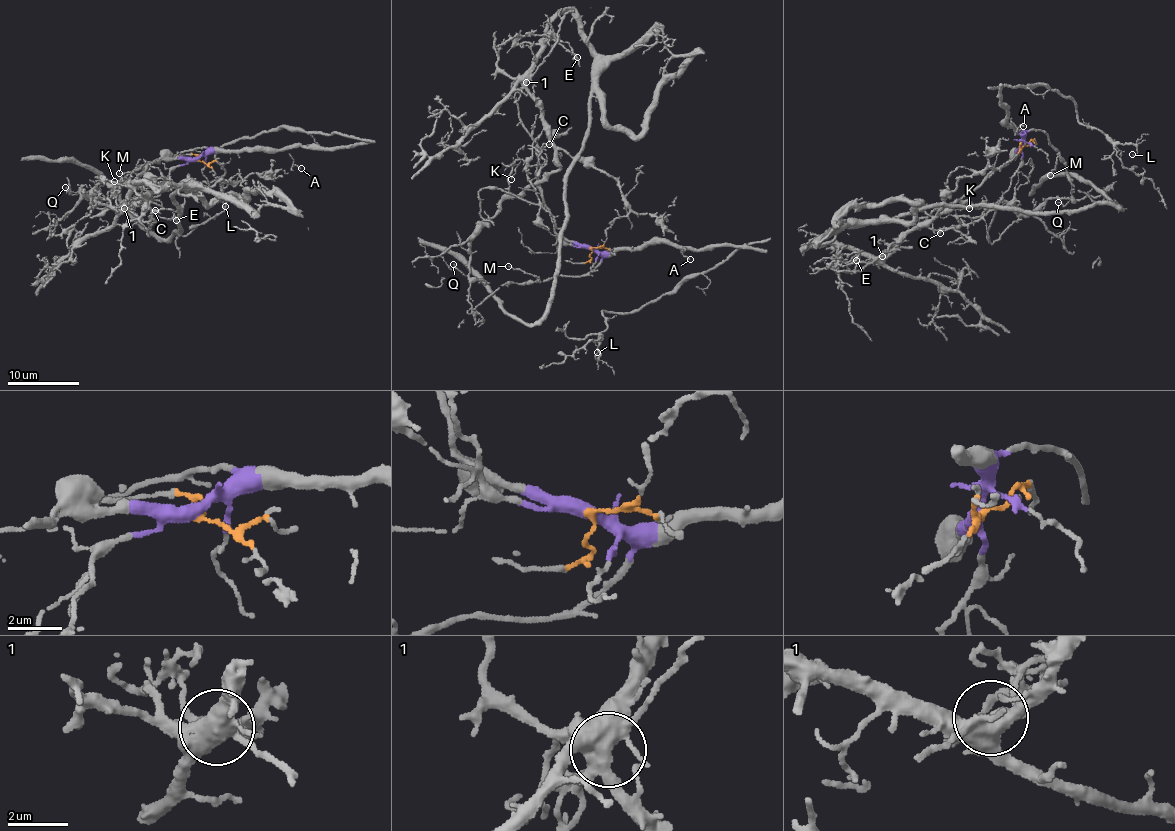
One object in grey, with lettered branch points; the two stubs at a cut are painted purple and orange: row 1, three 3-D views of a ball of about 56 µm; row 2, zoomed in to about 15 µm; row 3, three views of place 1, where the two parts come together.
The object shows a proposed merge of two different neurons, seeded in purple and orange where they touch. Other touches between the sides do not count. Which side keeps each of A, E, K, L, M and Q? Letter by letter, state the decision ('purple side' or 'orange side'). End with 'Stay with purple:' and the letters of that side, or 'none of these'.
A: purple side
E: orange side
K: orange side
L: purple side
M: purple side
Q: orange side
Stay with purple: A, L, M

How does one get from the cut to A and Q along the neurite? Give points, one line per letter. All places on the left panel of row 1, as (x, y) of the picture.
A: (197, 159), (211, 151), (282, 149), (288, 150), (293, 166), (301, 168)
Q: (197, 159), (232, 183), (160, 192), (160, 183), (106, 180), (84, 195), (65, 186)

